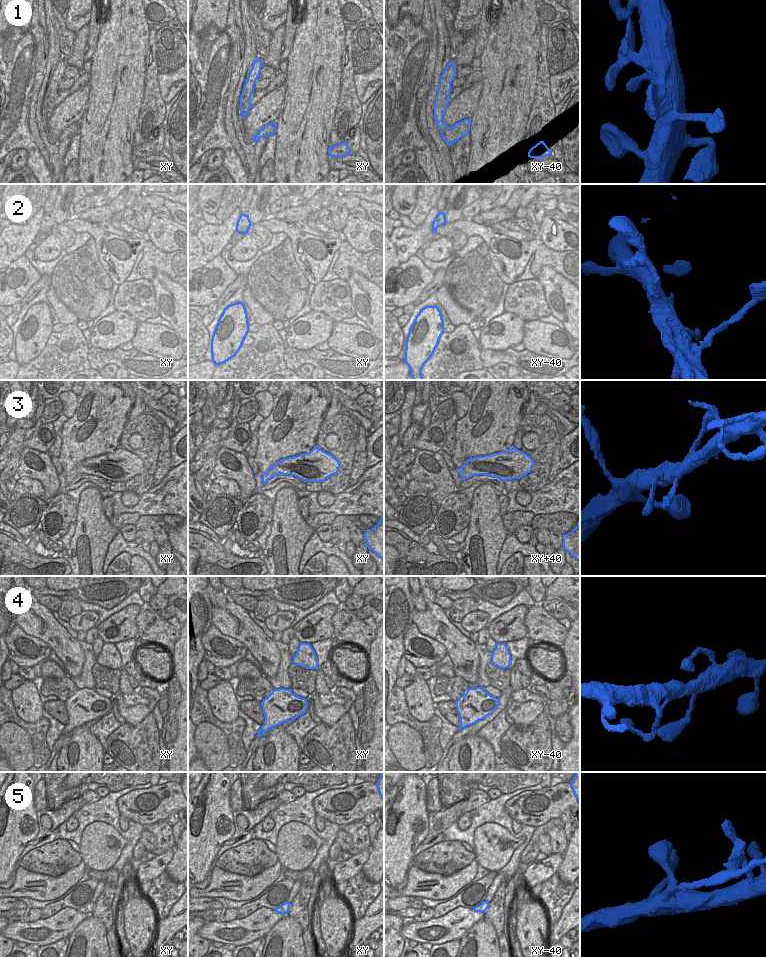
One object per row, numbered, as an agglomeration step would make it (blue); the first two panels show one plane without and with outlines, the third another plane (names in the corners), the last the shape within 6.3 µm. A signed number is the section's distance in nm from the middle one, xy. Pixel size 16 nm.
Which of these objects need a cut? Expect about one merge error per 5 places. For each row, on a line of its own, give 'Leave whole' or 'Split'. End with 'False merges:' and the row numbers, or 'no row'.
1: Leave whole
2: Split
3: Leave whole
4: Leave whole
5: Split
False merges: 2, 5

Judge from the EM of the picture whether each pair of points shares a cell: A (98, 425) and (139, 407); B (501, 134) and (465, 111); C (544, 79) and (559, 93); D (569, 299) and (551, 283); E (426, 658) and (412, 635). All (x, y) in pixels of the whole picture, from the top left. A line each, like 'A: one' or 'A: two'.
A: two
B: two
C: two
D: one
E: one

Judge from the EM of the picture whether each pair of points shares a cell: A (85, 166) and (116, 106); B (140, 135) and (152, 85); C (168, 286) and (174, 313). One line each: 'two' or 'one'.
A: one
B: one
C: one

